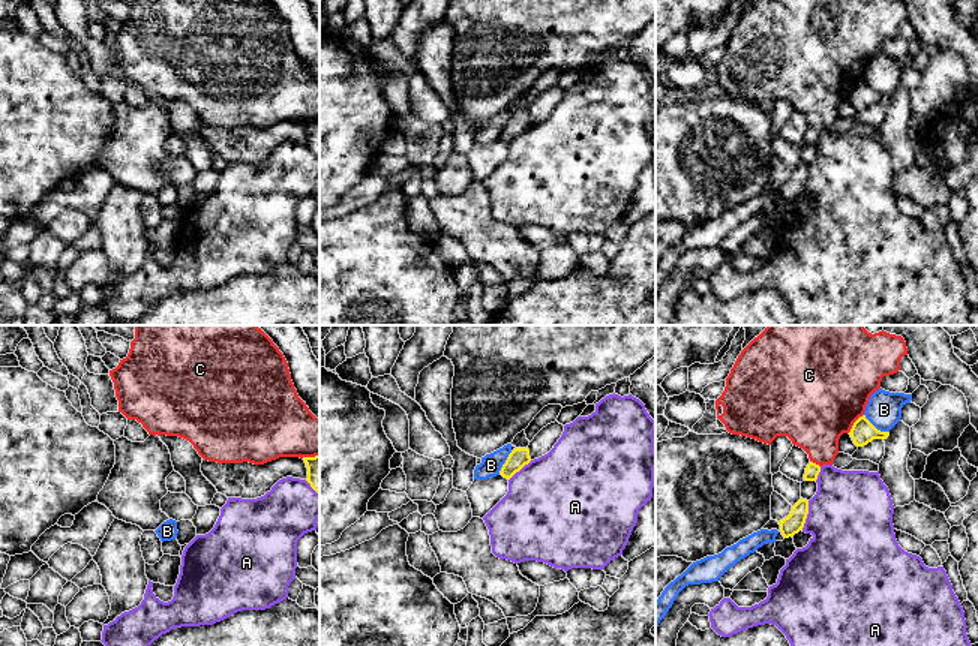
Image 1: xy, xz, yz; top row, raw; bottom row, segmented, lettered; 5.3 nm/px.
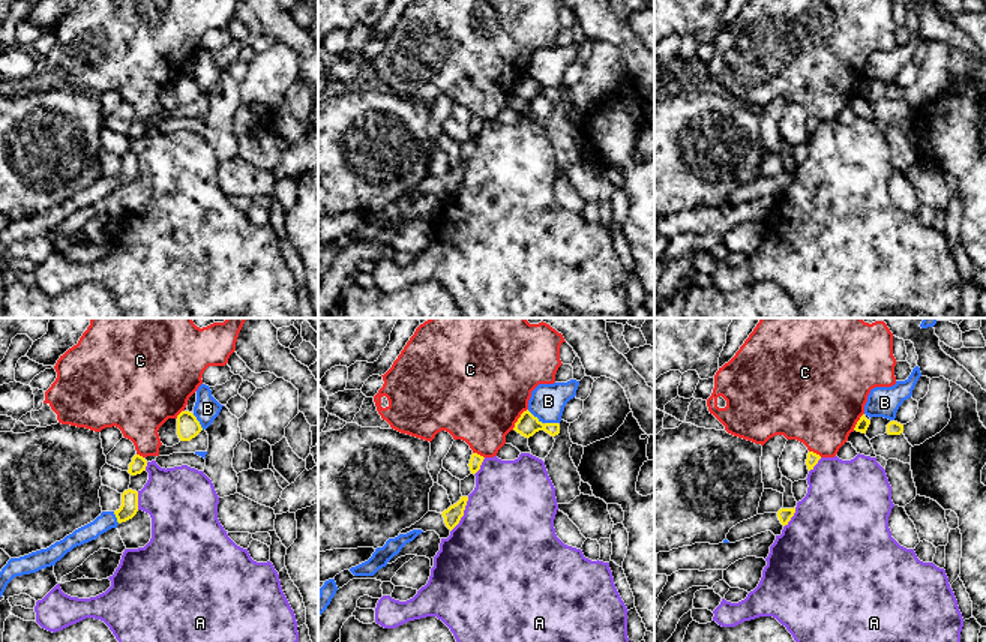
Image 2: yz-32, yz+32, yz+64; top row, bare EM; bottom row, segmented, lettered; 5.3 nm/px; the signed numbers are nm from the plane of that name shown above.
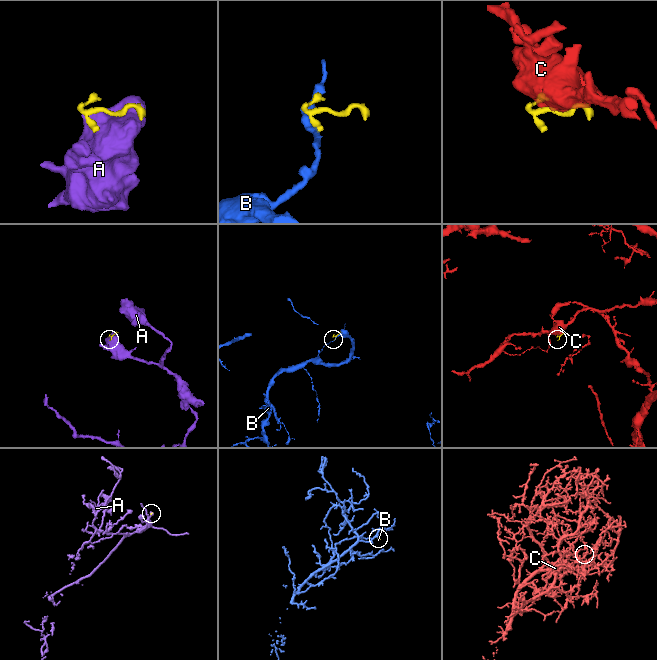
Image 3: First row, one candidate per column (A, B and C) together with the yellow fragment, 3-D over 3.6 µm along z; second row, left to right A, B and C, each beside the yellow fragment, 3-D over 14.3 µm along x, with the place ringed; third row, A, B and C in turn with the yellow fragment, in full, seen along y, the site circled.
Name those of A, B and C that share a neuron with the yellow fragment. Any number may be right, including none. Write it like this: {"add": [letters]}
{"add": []}

